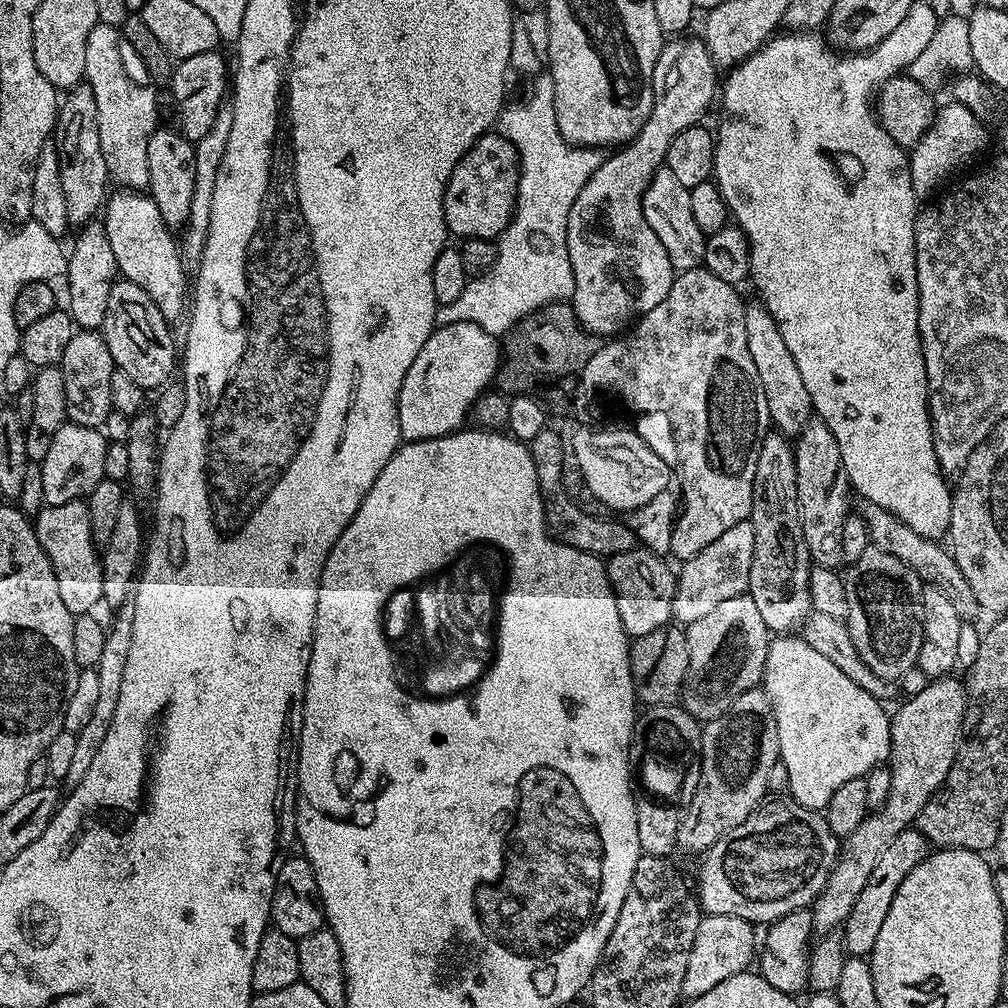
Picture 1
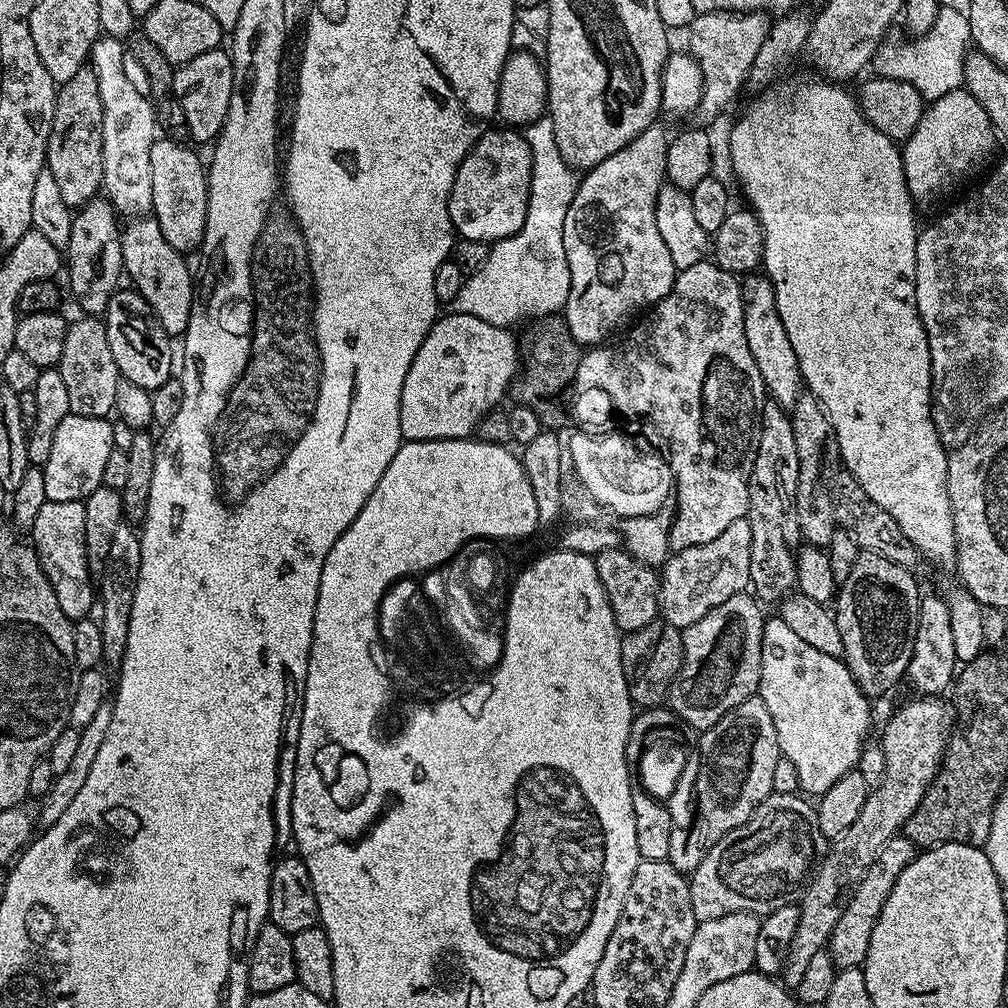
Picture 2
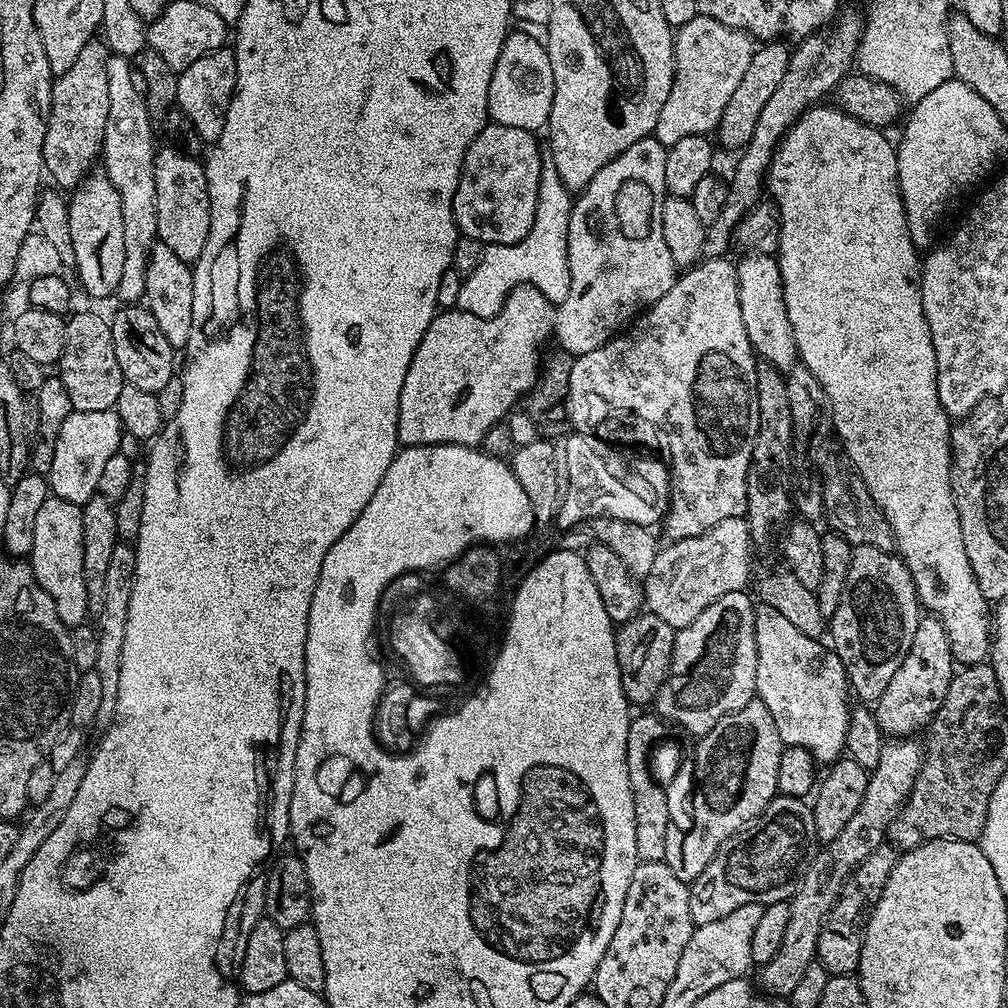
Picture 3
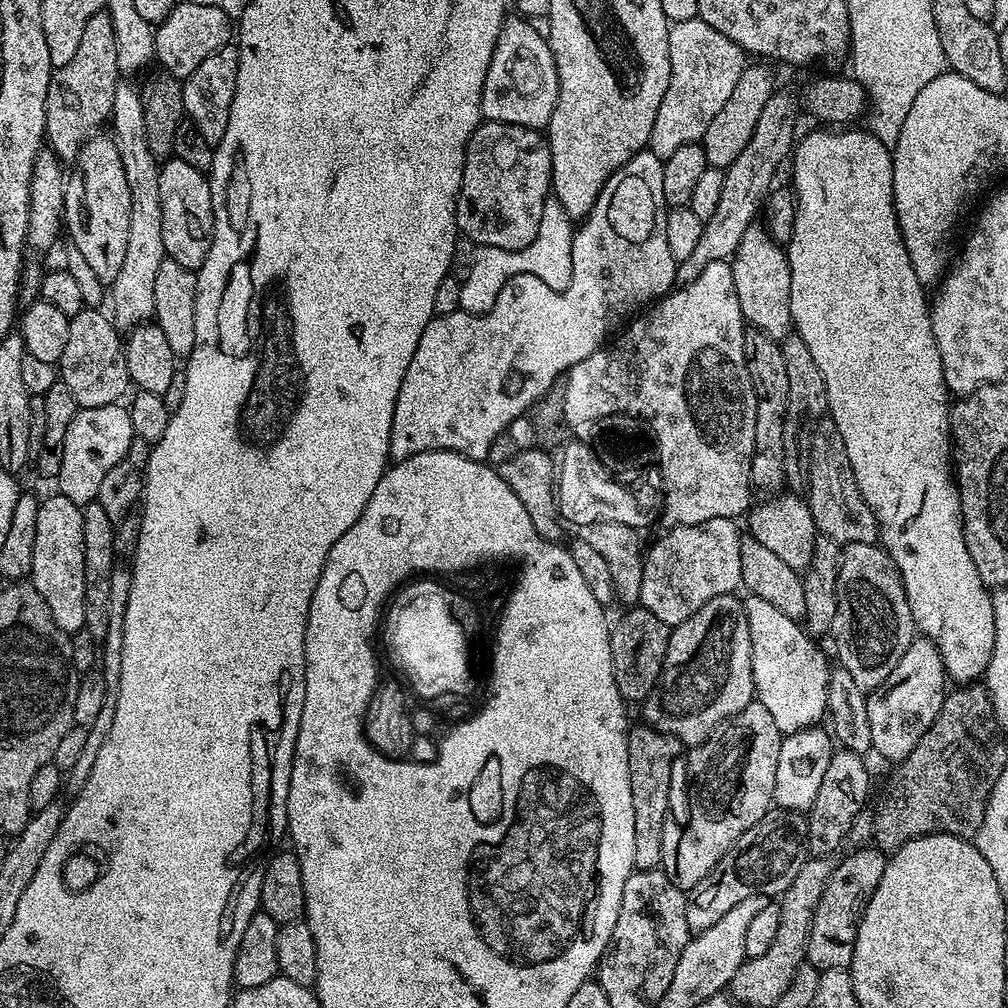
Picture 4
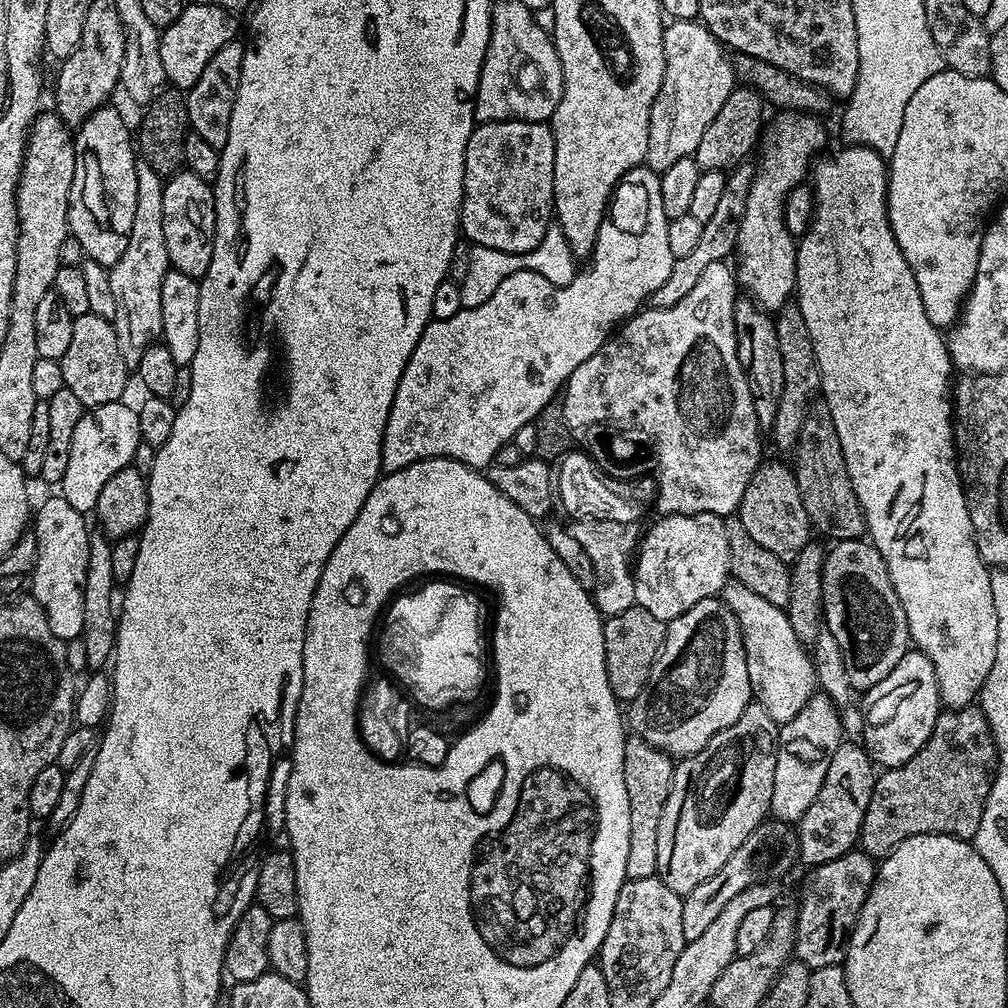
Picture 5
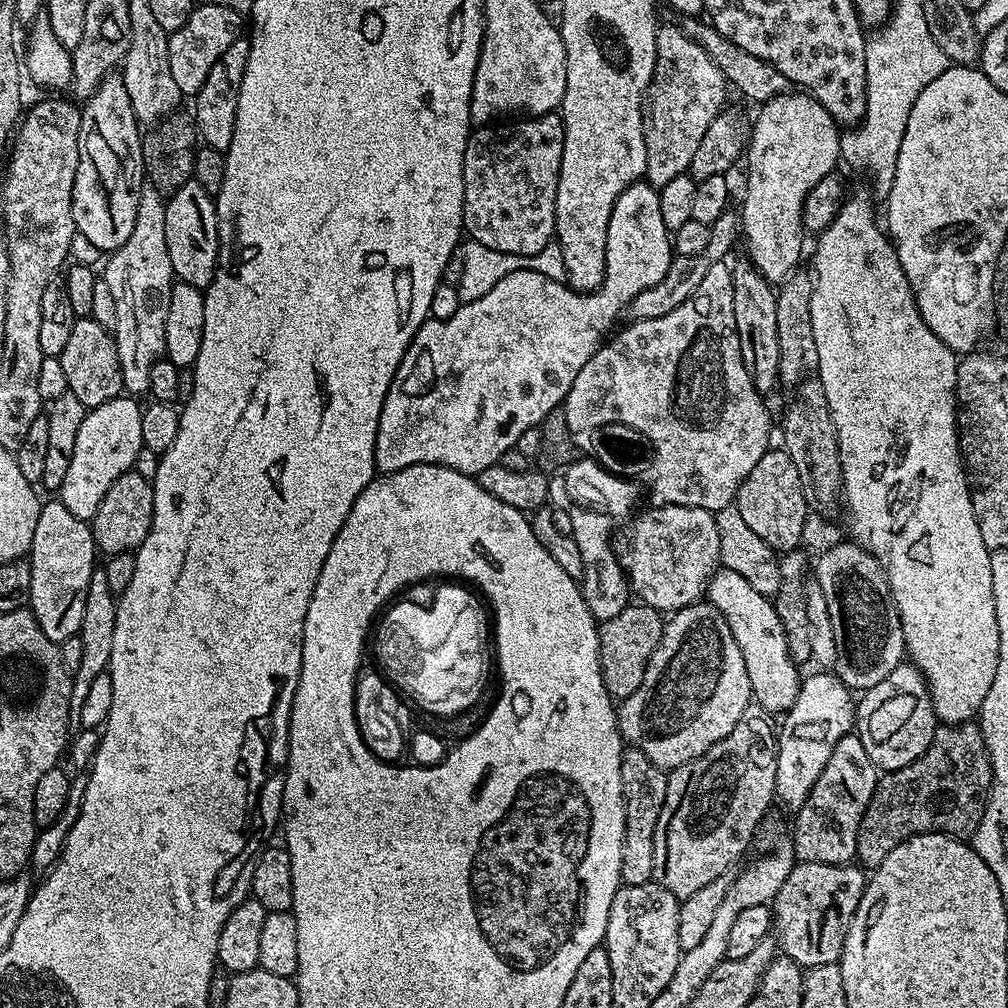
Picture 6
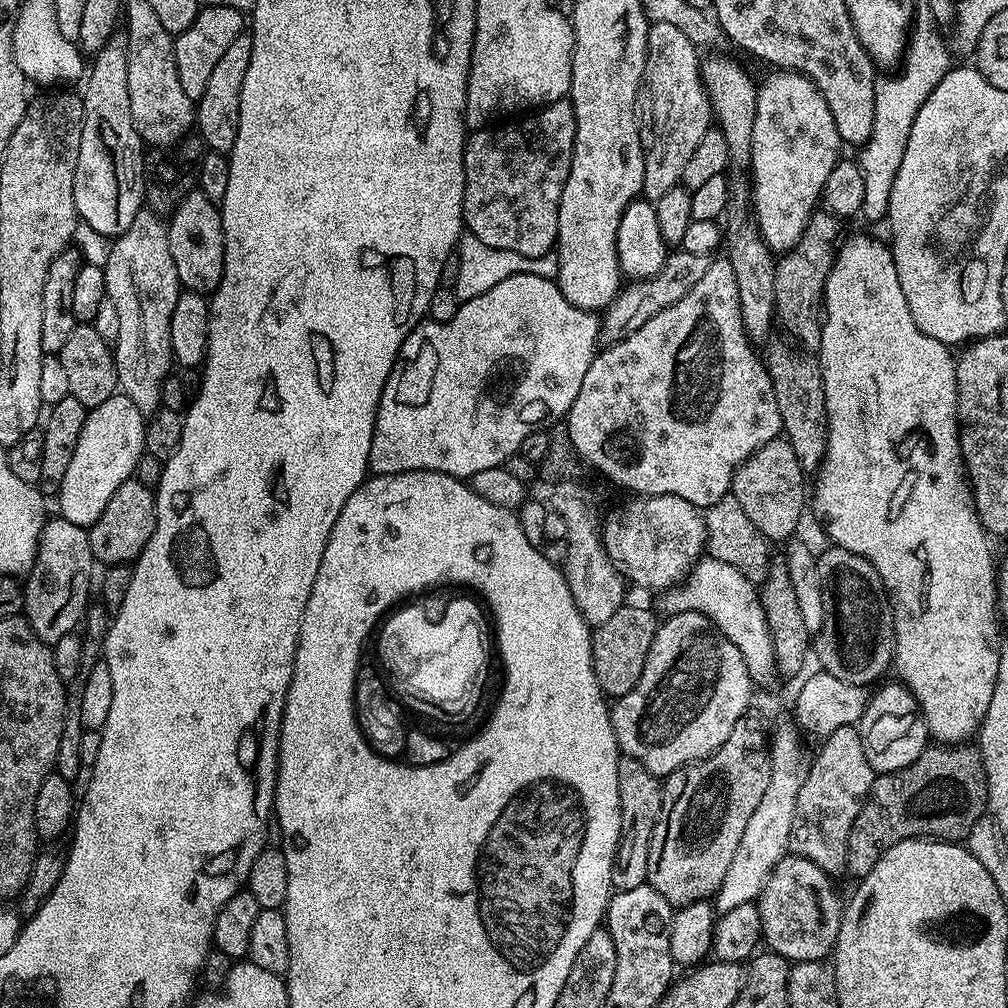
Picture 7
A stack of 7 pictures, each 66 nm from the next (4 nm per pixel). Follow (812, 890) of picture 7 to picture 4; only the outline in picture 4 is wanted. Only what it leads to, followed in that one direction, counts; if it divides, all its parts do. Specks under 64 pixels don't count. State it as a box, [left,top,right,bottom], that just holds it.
[807,846,886,970]

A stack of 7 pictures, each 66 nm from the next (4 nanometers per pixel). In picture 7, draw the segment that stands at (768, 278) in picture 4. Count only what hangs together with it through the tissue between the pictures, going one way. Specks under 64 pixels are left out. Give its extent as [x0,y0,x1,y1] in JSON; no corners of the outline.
[750,70,842,254]

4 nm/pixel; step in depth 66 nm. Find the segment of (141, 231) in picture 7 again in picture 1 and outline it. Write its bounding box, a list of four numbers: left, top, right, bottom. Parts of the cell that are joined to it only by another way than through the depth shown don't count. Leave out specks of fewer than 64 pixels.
[84,22,158,190]

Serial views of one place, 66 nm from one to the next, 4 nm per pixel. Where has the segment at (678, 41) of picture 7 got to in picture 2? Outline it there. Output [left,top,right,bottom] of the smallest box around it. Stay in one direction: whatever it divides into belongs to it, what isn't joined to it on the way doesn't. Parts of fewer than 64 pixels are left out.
[687,12,770,116]

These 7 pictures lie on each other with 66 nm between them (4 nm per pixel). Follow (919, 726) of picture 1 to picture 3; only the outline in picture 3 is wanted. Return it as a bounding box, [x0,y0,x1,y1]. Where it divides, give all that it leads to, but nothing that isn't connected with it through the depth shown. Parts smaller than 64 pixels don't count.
[759,738,924,997]

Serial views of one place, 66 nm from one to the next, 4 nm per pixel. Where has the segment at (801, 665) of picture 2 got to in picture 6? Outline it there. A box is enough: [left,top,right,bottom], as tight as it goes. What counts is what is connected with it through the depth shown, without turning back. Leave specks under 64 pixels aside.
[706,567,802,714]

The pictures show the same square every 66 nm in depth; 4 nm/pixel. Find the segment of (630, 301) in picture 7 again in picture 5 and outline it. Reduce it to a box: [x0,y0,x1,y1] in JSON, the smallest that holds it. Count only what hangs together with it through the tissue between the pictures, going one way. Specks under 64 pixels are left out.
[650,162,754,308]

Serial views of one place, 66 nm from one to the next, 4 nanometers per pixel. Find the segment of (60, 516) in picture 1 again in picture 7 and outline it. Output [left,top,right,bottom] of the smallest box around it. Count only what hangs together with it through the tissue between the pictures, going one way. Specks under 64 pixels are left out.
[23,518,93,646]

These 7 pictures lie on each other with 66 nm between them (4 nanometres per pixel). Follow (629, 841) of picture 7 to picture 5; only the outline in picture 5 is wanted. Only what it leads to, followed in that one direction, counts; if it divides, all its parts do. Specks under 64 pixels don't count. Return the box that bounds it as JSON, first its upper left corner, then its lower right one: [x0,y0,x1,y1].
[624,734,673,880]

